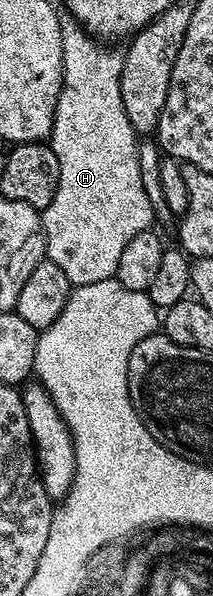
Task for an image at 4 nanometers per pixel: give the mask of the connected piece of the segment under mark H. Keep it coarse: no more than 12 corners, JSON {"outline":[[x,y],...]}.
{"outline":[[61,20],[41,211],[82,287],[155,220],[119,89],[124,54]]}

